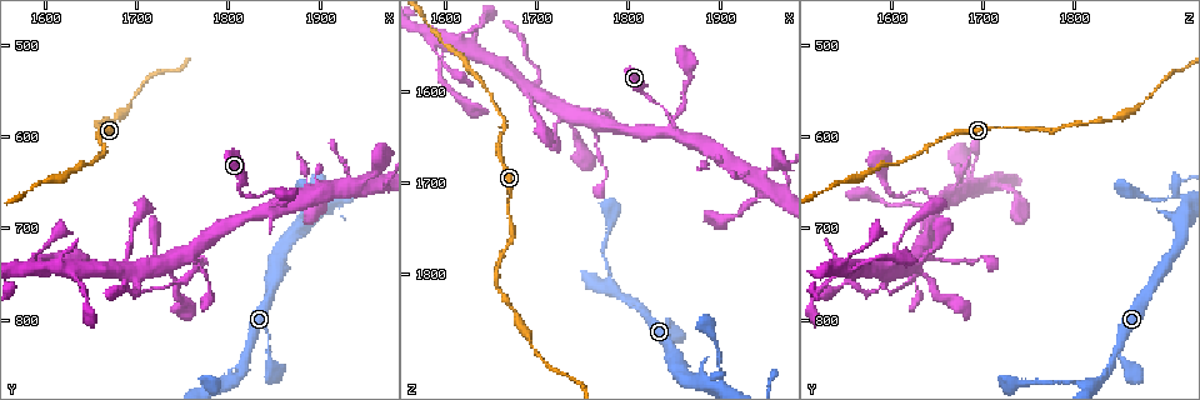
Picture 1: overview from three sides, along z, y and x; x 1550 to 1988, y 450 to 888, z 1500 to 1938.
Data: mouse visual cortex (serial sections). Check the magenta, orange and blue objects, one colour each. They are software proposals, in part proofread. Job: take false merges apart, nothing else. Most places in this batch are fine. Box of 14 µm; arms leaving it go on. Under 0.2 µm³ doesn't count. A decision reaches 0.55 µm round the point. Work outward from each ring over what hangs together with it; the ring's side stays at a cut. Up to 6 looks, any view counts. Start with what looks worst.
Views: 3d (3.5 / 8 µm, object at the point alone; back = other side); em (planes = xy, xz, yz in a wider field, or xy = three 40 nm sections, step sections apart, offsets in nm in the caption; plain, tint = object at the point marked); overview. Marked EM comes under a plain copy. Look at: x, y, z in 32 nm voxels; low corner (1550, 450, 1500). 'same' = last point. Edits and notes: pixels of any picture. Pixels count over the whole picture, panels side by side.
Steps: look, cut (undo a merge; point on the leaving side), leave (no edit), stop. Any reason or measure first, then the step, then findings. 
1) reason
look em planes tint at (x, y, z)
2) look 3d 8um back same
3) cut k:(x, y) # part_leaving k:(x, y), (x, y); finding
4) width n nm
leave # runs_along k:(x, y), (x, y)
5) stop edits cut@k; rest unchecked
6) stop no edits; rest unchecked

abrupt turn
look 3d 3.5um at (1815, 660, 1595)

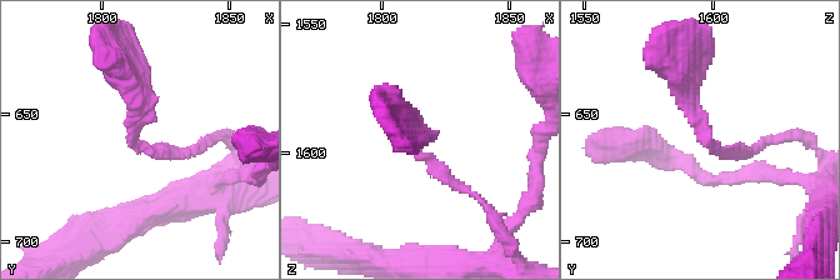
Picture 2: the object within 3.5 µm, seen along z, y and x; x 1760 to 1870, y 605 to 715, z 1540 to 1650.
look em planes tint at (1812, 658, 1598)

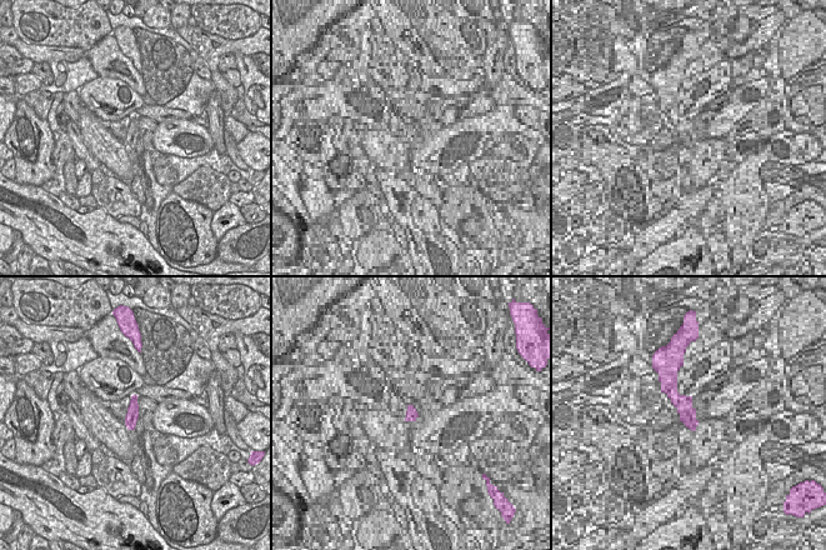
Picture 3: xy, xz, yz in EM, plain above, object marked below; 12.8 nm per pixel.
look em xy step 5 tint same

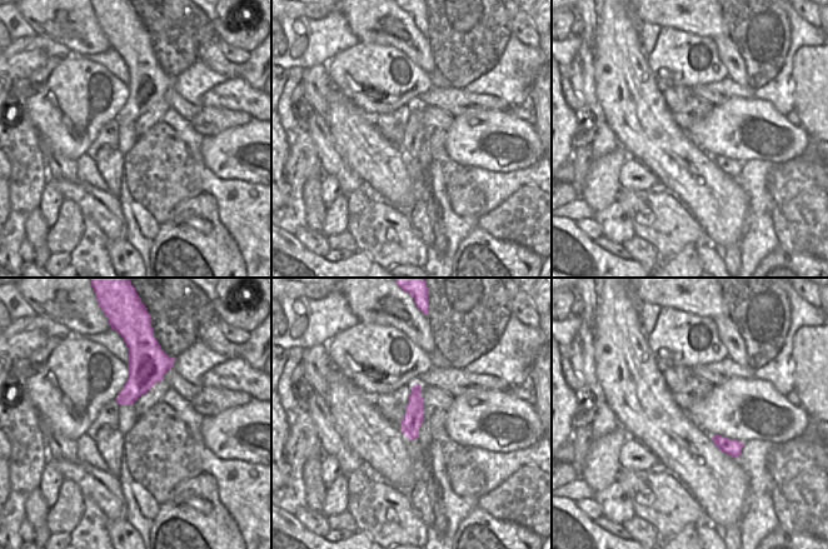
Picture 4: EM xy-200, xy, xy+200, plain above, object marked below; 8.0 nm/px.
leave # continuous, no second cell

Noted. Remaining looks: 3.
abrupt turn
look 3d 8um at (1855, 675, 1645)

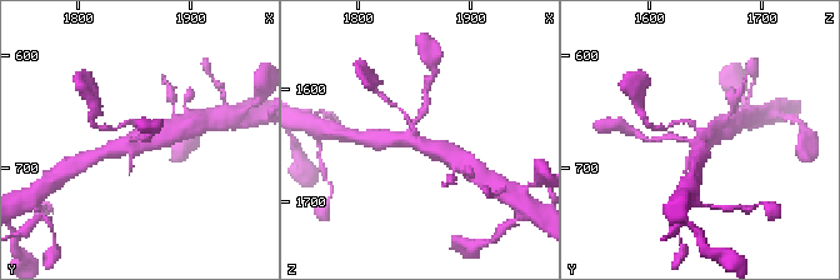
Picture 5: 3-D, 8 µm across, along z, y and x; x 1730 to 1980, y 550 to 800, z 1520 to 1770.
look 3d 3.5um back at (1854, 672, 1648)

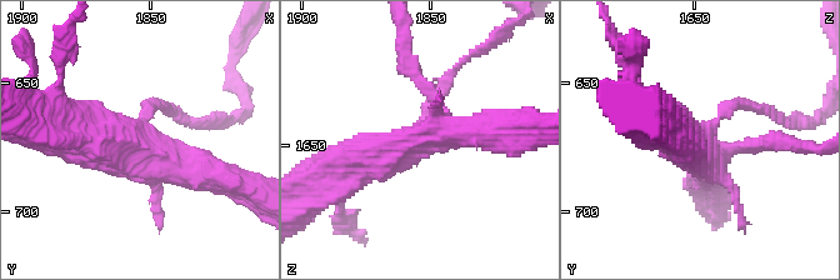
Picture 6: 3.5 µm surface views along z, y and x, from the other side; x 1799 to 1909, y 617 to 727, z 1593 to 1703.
look em xy step 5 tint at (1856, 671, 1647)

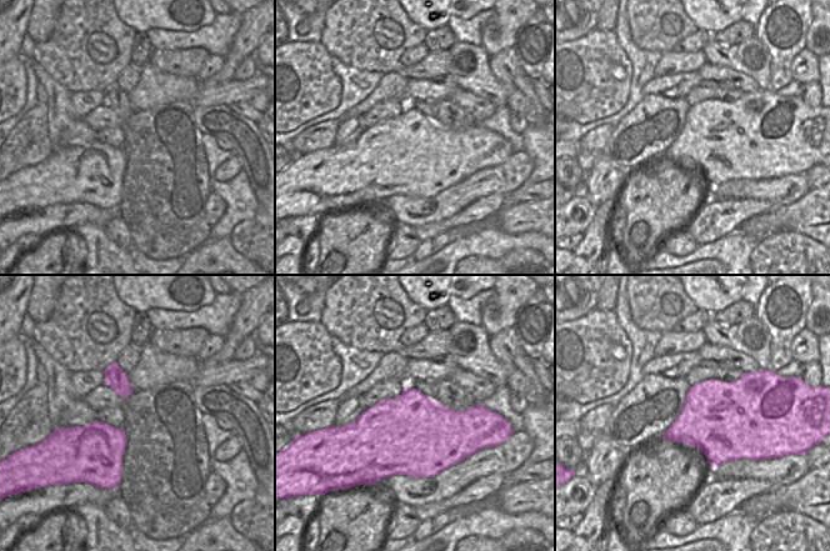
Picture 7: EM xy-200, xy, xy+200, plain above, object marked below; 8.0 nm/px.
leave # runs_along 6:(763, 110), (728, 106), (703, 138), (705, 173); all the same cell

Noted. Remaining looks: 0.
stop no edits; rest unchecked

